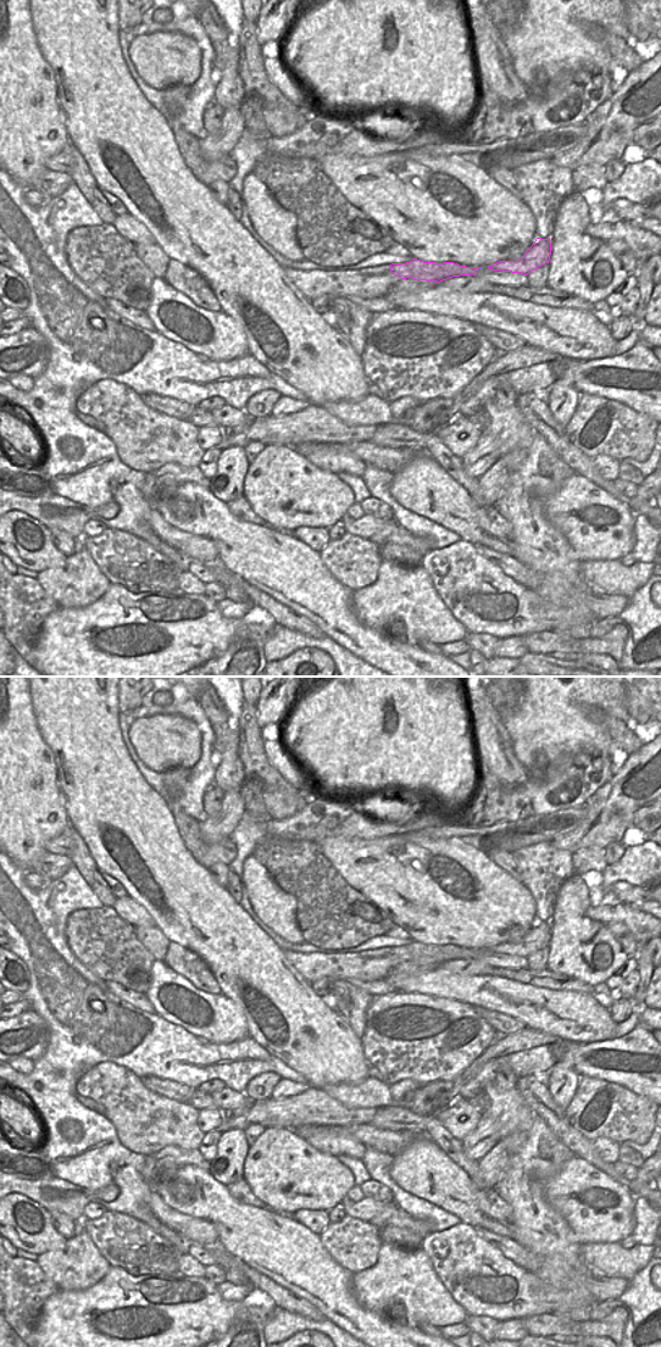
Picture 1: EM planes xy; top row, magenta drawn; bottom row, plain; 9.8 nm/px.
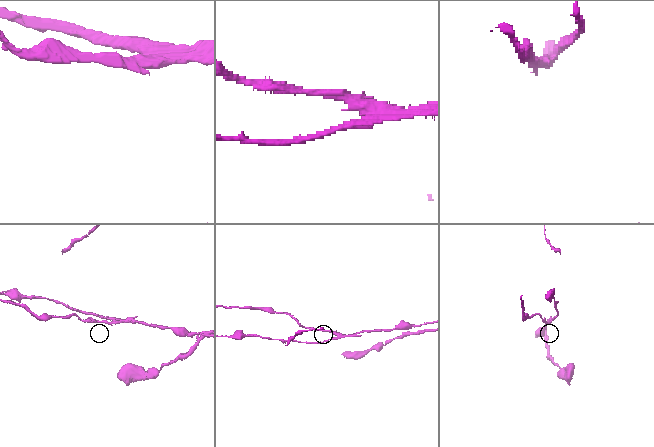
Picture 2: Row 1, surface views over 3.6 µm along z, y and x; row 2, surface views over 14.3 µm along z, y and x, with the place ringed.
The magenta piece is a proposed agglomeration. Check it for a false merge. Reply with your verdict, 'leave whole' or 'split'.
split

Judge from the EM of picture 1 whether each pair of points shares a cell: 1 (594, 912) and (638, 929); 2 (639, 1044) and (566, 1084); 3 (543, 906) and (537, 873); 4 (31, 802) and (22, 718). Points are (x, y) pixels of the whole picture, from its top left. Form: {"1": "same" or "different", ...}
{"1": "same", "2": "different", "3": "same", "4": "same"}

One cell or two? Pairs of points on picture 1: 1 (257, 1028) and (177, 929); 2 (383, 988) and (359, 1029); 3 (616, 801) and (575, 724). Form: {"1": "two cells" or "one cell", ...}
{"1": "one cell", "2": "two cells", "3": "two cells"}

